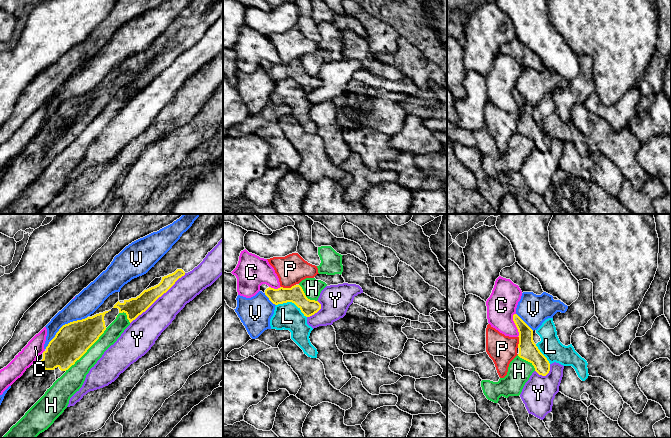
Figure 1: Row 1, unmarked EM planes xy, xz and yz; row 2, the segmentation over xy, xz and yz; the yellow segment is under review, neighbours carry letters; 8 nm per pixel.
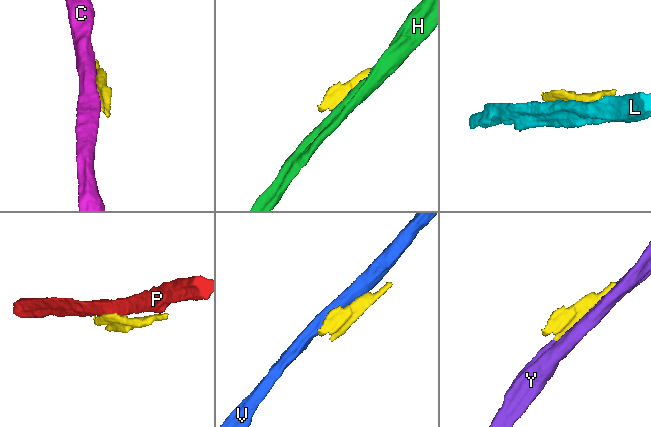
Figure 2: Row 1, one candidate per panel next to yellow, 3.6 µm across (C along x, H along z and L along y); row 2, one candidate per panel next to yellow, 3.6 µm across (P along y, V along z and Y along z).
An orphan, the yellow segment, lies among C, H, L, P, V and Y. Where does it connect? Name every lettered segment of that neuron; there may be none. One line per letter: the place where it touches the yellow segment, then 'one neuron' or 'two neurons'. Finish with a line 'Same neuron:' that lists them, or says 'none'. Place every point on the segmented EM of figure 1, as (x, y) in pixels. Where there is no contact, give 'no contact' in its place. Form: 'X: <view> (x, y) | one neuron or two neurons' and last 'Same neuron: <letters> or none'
C: yz (515, 324) | two neurons
H: xy (87, 349) | two neurons
L: xz (292, 302) | two neurons
P: xz (288, 288) | two neurons
V: xy (63, 325) | two neurons
Y: xy (157, 298) | two neurons
Same neuron: none

